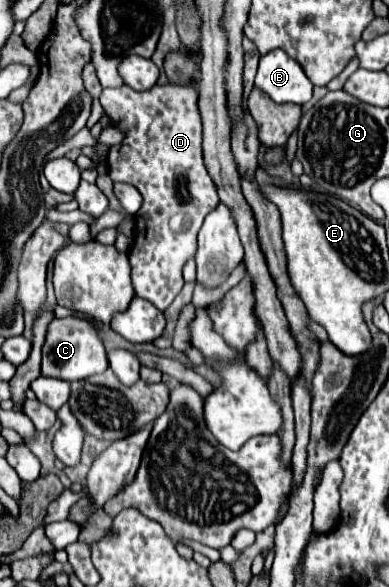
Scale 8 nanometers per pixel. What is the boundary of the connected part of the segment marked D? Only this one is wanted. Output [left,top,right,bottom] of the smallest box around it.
[101,85,219,311]

